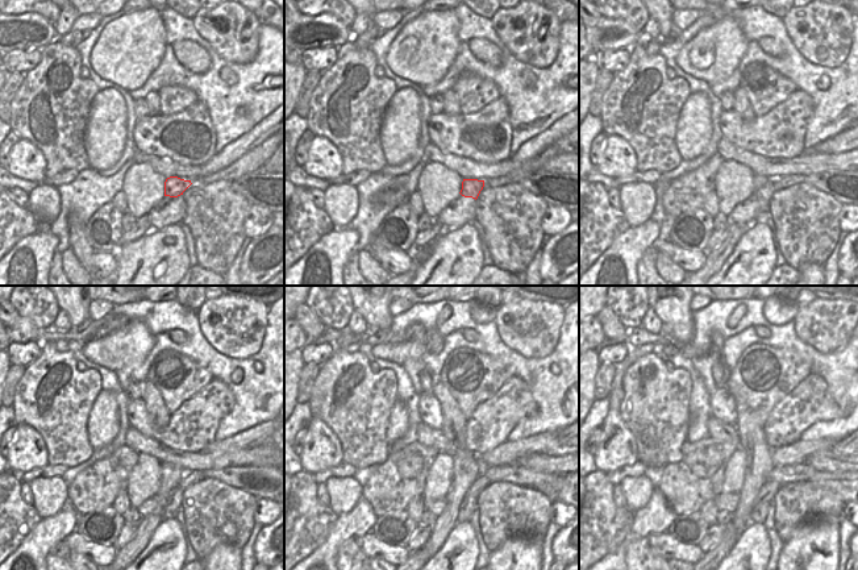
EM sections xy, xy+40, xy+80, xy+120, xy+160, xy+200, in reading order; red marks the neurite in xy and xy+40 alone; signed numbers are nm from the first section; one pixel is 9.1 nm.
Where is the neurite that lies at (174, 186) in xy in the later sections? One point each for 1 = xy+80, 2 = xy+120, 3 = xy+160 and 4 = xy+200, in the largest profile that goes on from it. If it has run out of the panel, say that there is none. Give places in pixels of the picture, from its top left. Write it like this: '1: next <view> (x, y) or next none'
1: next xy+80 (766, 191)
2: next xy+120 (176, 496)
3: next xy+160 (470, 503)
4: next xy+200 (759, 512)

